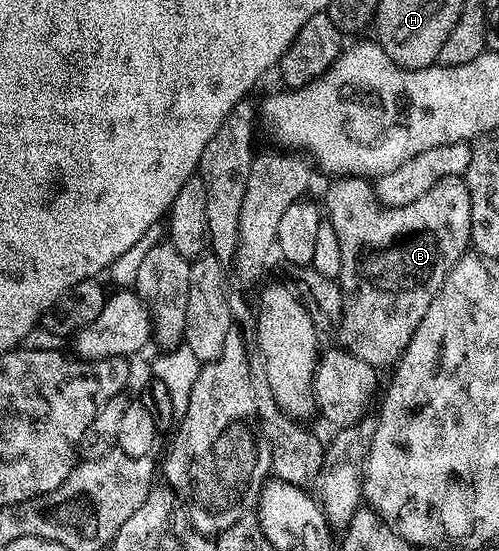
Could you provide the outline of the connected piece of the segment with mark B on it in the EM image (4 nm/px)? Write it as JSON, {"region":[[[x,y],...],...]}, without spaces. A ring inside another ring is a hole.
{"region":[[[337,176],[332,179],[325,194],[323,210],[327,220],[339,236],[339,248],[343,252],[343,268],[340,284],[343,300],[341,324],[335,331],[340,349],[354,354],[359,360],[380,364],[400,362],[415,328],[427,316],[431,300],[437,298],[445,275],[452,266],[465,257],[471,246],[471,200],[469,184],[464,177],[454,176],[439,180],[419,200],[411,200],[406,206],[383,206],[377,200],[374,183],[369,178]]]}

